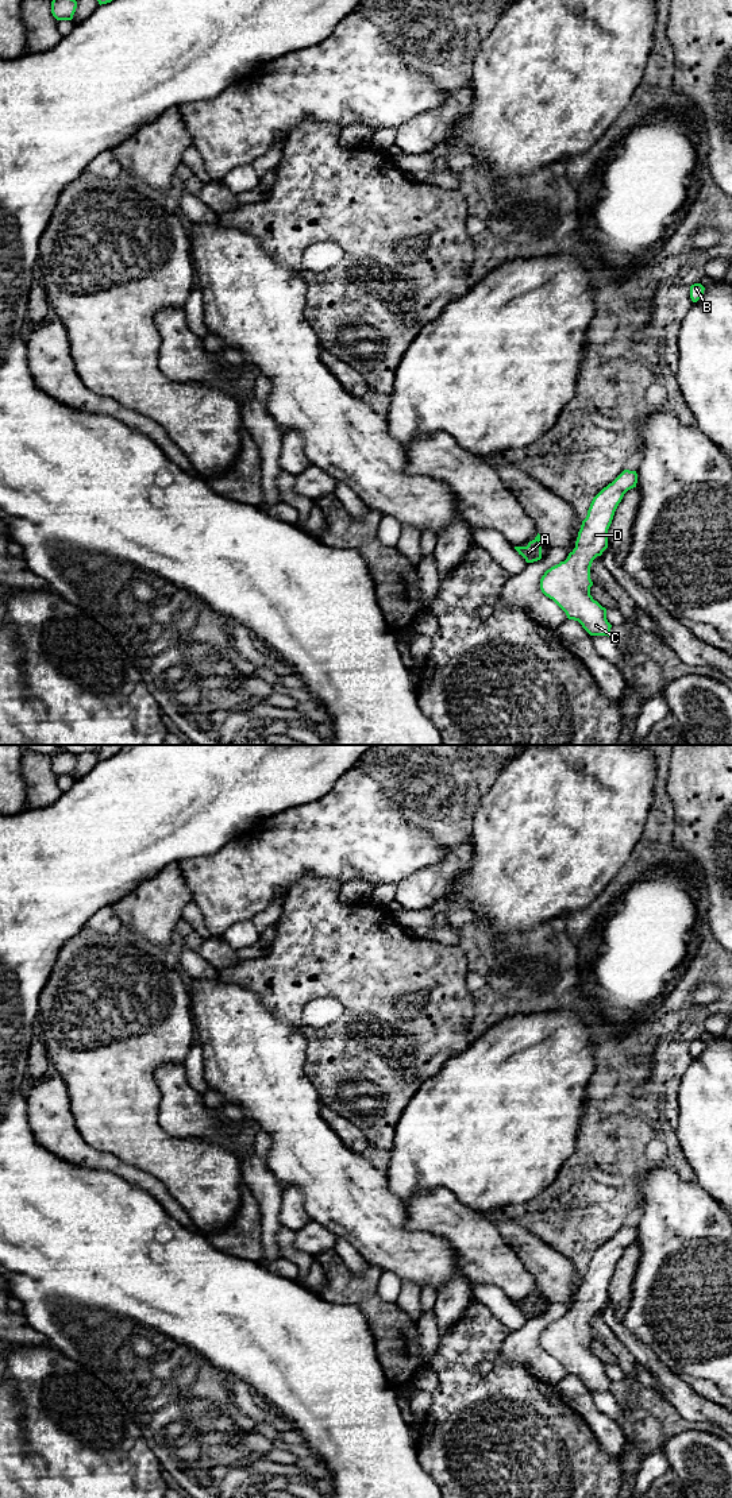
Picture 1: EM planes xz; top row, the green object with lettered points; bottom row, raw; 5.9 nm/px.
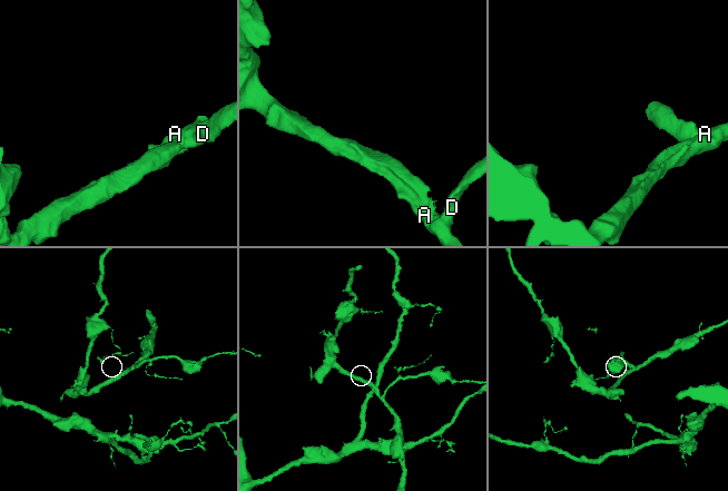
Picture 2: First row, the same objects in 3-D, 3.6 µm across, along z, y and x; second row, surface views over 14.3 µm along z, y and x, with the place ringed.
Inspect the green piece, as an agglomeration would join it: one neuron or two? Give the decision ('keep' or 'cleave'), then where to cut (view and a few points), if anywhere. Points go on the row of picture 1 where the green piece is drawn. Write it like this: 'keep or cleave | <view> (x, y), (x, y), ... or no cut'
keep | no cut

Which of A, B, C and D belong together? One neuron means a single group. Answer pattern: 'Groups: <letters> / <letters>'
Groups: A B C D

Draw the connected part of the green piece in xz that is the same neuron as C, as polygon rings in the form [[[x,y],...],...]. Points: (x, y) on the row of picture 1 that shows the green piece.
[[[624,470],[592,501],[582,521],[575,548],[565,561],[551,567],[540,579],[542,592],[552,599],[567,615],[578,621],[590,636],[608,636],[612,625],[606,609],[590,595],[593,582],[590,567],[608,548],[608,529],[624,494],[636,487],[636,471]]]

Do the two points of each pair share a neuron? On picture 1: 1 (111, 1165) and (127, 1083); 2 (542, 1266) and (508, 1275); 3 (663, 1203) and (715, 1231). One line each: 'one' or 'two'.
1: two
2: two
3: one

